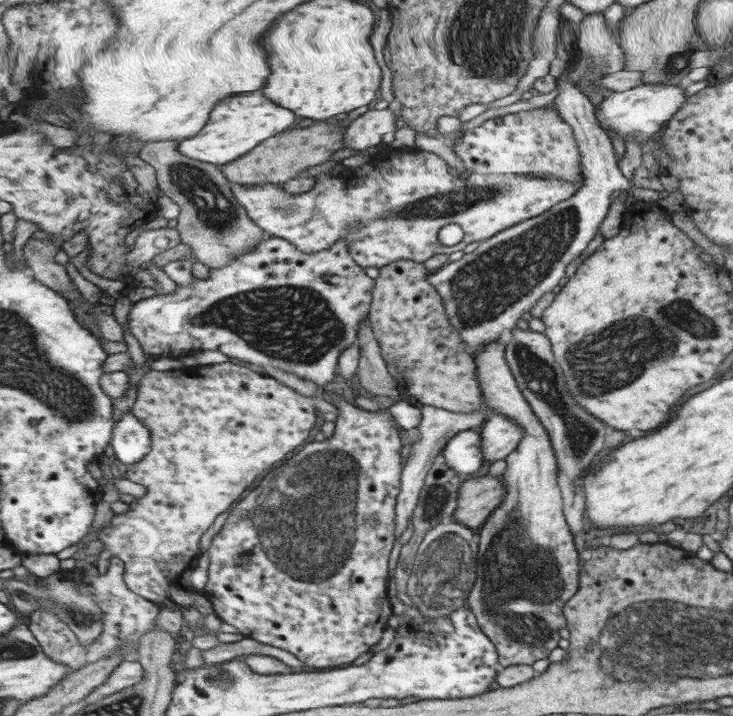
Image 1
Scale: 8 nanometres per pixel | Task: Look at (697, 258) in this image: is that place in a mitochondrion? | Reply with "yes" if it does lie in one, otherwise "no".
no

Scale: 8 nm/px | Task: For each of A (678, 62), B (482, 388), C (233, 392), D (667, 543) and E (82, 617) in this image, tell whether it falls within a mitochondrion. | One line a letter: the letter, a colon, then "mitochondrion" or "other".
A: mitochondrion
B: other
C: other
D: other
E: mitochondrion

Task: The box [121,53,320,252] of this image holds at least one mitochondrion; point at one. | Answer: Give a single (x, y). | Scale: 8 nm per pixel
(214, 209)

